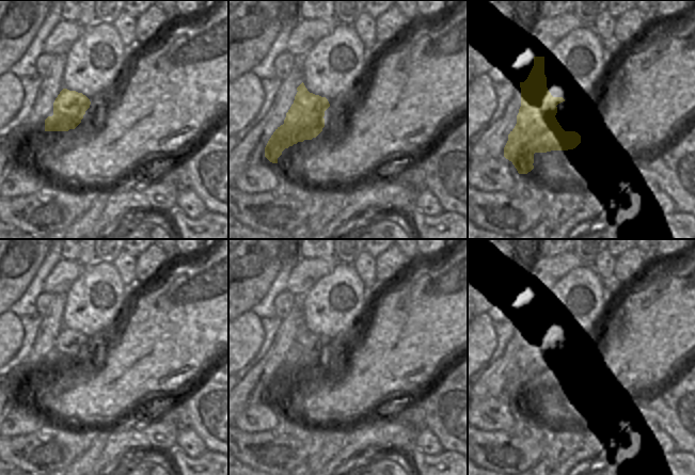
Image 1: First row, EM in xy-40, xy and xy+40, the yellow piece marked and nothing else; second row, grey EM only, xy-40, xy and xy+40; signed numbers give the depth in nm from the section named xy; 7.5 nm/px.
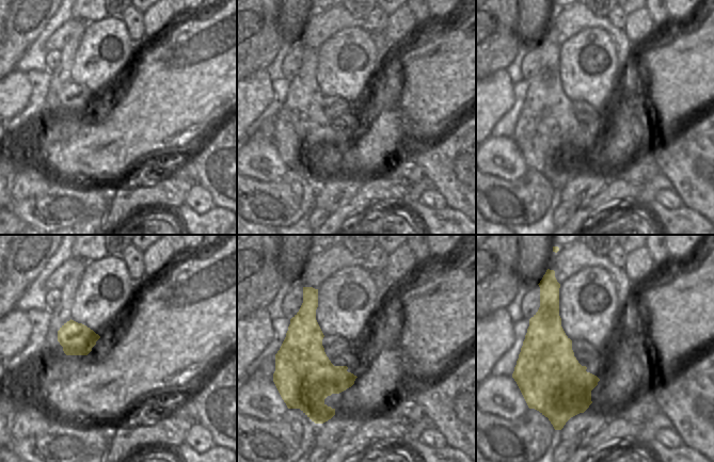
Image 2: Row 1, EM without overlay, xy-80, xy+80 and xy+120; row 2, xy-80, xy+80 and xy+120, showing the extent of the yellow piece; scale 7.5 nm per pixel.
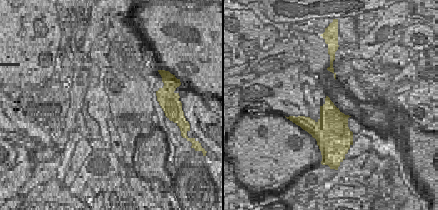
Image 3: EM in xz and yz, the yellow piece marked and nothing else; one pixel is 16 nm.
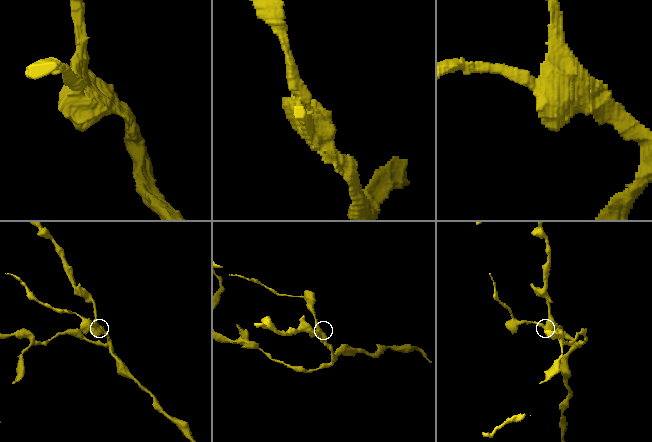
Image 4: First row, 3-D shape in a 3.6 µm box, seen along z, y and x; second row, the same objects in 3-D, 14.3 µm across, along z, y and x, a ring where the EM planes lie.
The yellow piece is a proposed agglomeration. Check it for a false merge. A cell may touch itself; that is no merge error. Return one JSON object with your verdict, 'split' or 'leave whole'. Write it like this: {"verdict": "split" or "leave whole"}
{"verdict": "split"}

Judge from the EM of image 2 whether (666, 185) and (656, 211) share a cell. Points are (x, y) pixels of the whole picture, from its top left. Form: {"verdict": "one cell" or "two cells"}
{"verdict": "two cells"}

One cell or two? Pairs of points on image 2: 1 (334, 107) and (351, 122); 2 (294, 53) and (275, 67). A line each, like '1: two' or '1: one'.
1: one
2: two

